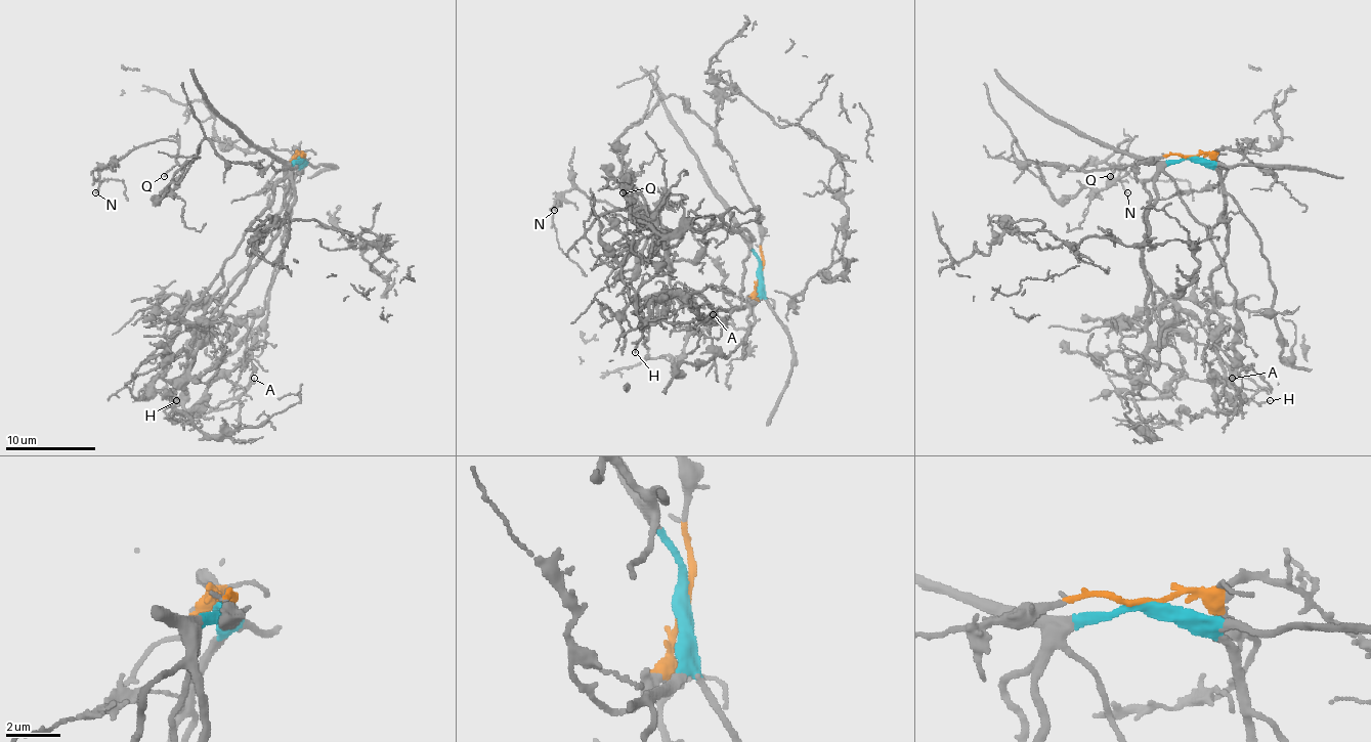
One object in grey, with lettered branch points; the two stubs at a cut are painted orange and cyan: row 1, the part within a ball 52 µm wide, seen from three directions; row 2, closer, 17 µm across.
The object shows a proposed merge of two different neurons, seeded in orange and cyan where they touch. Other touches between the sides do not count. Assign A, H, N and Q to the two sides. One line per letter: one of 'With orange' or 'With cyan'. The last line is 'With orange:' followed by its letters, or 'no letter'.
A: With cyan
H: With cyan
N: With orange
Q: With orange
With orange: N, Q

